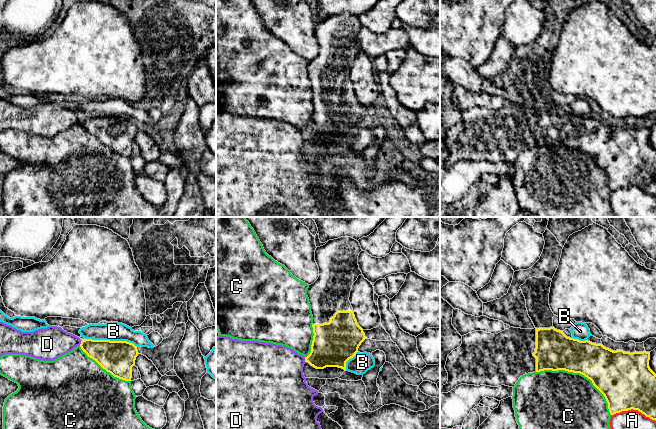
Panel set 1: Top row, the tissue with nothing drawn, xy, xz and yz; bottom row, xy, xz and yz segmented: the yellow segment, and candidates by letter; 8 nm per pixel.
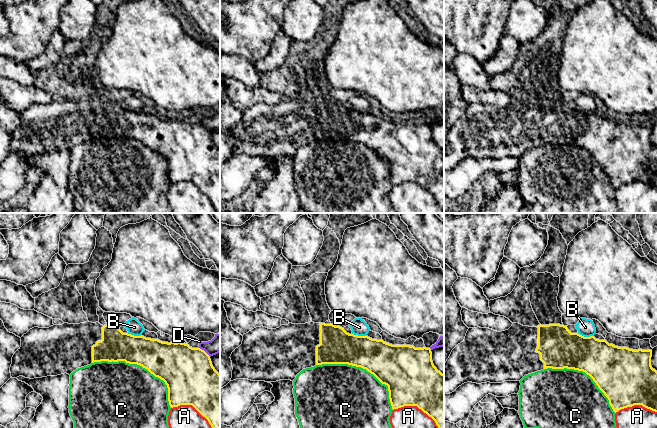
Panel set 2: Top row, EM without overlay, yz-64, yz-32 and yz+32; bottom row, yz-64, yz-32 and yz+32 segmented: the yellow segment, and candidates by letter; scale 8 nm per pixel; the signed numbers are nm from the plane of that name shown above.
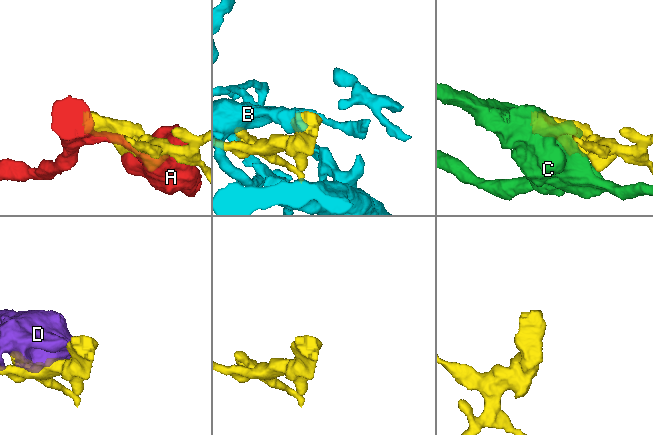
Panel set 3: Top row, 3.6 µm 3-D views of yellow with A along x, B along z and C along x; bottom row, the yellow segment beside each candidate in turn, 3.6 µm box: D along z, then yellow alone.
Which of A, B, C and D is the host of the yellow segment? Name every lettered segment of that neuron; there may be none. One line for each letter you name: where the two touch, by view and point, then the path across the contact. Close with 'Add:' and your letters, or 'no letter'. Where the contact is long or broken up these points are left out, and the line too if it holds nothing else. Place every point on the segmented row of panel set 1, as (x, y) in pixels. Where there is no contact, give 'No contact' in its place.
Add: no letter

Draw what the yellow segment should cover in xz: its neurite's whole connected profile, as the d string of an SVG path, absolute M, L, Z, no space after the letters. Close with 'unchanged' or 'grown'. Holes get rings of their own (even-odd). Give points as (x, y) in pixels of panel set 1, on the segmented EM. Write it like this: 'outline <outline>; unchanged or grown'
outline M351 237L329 240L315 250L319 277L309 285L307 291L313 315L314 336L311 352L305 357L305 361L316 369L338 367L346 370L346 362L356 355L359 346L366 339L349 301L352 285L362 275L358 265L361 251L359 242Z; grown

